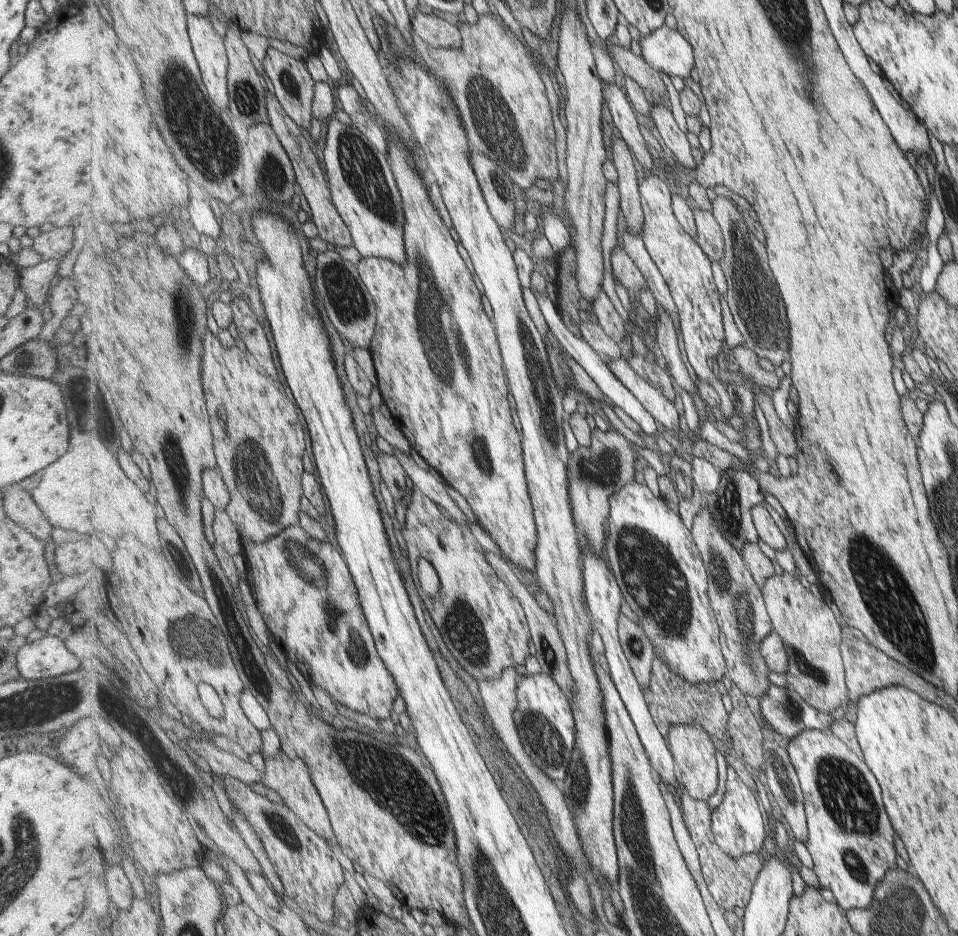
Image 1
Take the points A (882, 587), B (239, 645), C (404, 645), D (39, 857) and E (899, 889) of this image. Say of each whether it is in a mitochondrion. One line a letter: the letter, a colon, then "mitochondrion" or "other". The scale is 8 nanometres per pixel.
A: mitochondrion
B: mitochondrion
C: other
D: mitochondrion
E: mitochondrion

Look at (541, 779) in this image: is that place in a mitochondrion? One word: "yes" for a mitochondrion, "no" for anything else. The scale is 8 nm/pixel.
yes

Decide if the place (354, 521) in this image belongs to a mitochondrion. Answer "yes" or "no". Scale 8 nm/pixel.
no

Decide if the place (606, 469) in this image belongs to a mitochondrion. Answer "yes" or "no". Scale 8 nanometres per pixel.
yes

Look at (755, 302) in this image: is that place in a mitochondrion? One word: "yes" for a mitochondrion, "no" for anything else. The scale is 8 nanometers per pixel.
yes

